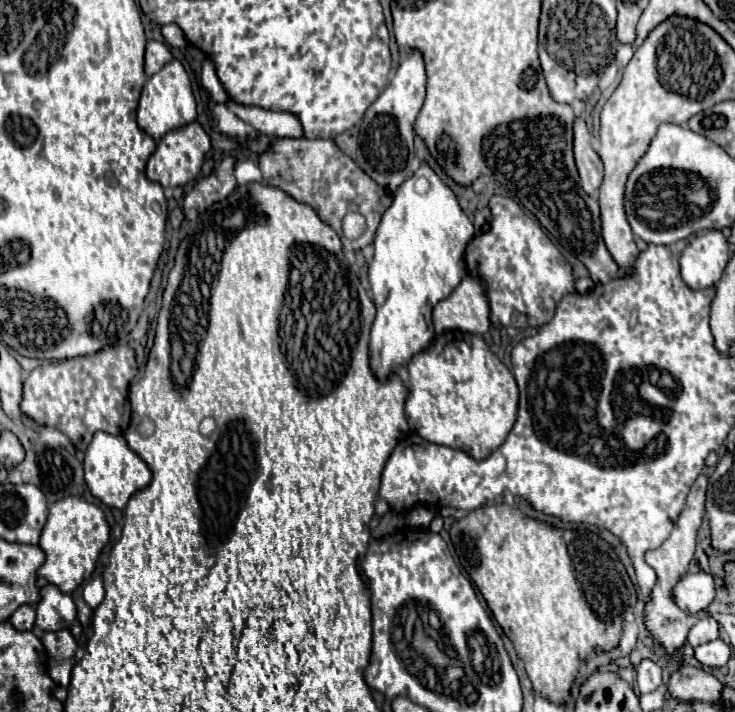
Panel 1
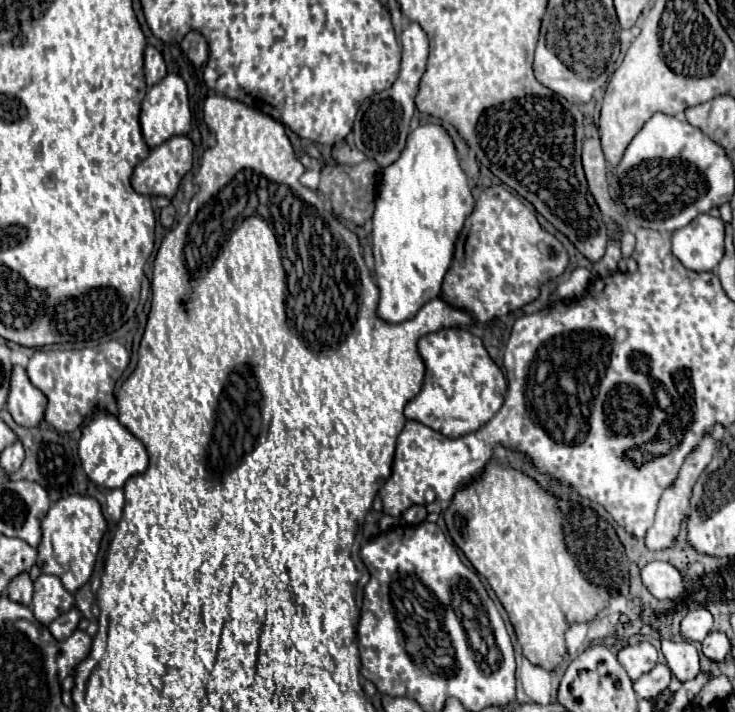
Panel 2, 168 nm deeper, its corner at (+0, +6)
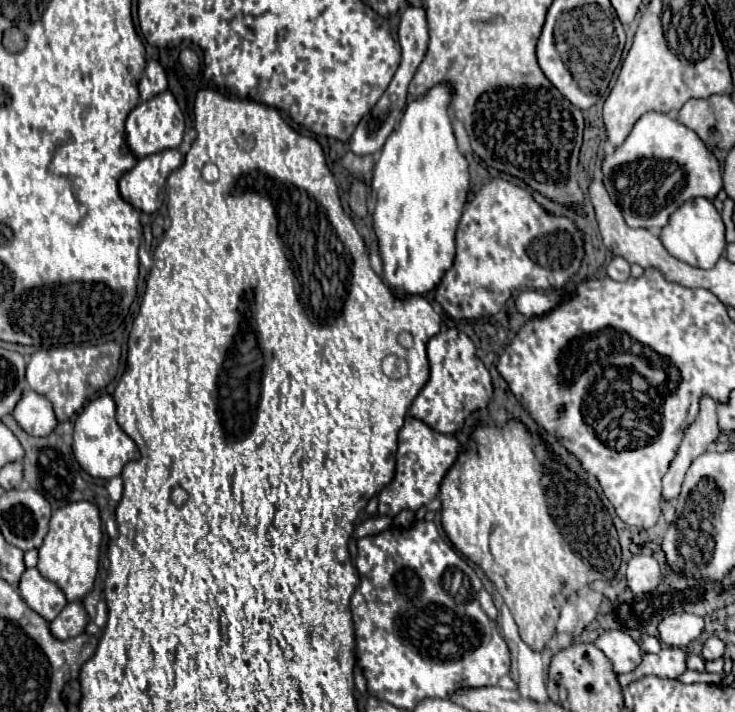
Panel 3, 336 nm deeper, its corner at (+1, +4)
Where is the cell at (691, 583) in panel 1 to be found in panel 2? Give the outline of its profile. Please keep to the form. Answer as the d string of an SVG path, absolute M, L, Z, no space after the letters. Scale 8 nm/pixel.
M649 562L641 570L641 578L647 590L659 600L677 600L687 590L683 574L667 562Z

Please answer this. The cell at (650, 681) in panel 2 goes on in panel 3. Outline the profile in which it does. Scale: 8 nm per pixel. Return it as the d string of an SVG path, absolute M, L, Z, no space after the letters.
M662 648L658 654L646 654L642 658L642 662L638 664L638 668L634 668L628 674L620 674L618 682L622 686L628 686L634 680L640 680L648 674L658 676L658 678L668 678L668 680L676 680L680 674L686 672L686 658L688 652L682 648Z

